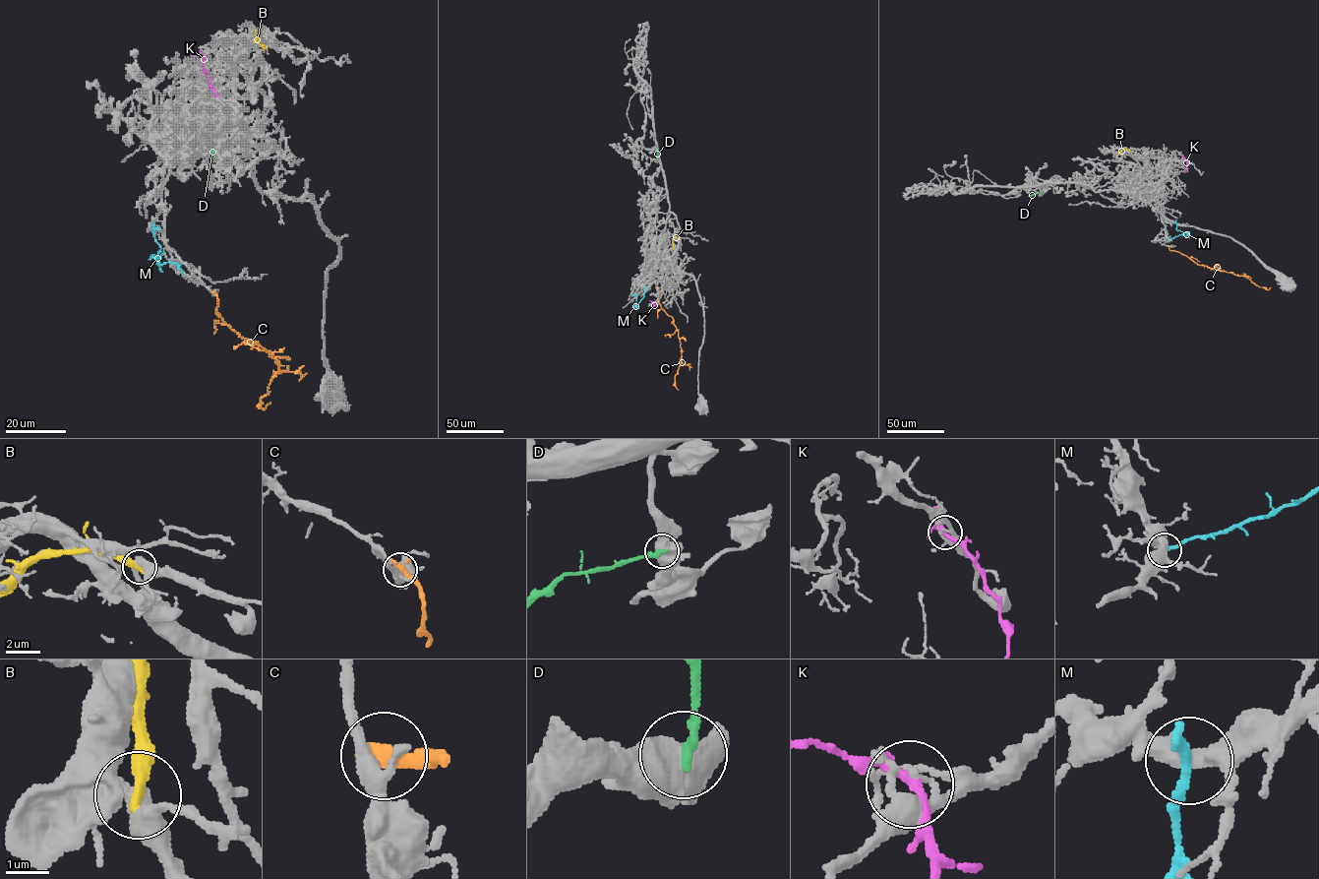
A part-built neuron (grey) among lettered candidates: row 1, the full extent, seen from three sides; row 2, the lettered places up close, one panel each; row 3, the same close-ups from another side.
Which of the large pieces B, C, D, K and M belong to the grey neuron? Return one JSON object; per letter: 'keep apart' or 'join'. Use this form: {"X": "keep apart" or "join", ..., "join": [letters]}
{"B": "keep apart", "C": "keep apart", "D": "keep apart", "K": "keep apart", "M": "keep apart", "join": []}

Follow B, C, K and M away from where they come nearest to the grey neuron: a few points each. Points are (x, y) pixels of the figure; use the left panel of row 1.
B: (256, 36), (265, 48), (268, 46)
C: (213, 292), (217, 314), (241, 337), (276, 359), (278, 371), (261, 398), (261, 408), (270, 403)
K: (202, 54), (211, 89), (219, 94)
M: (184, 274), (174, 262), (158, 263), (155, 258), (161, 251), (153, 235), (151, 220)

